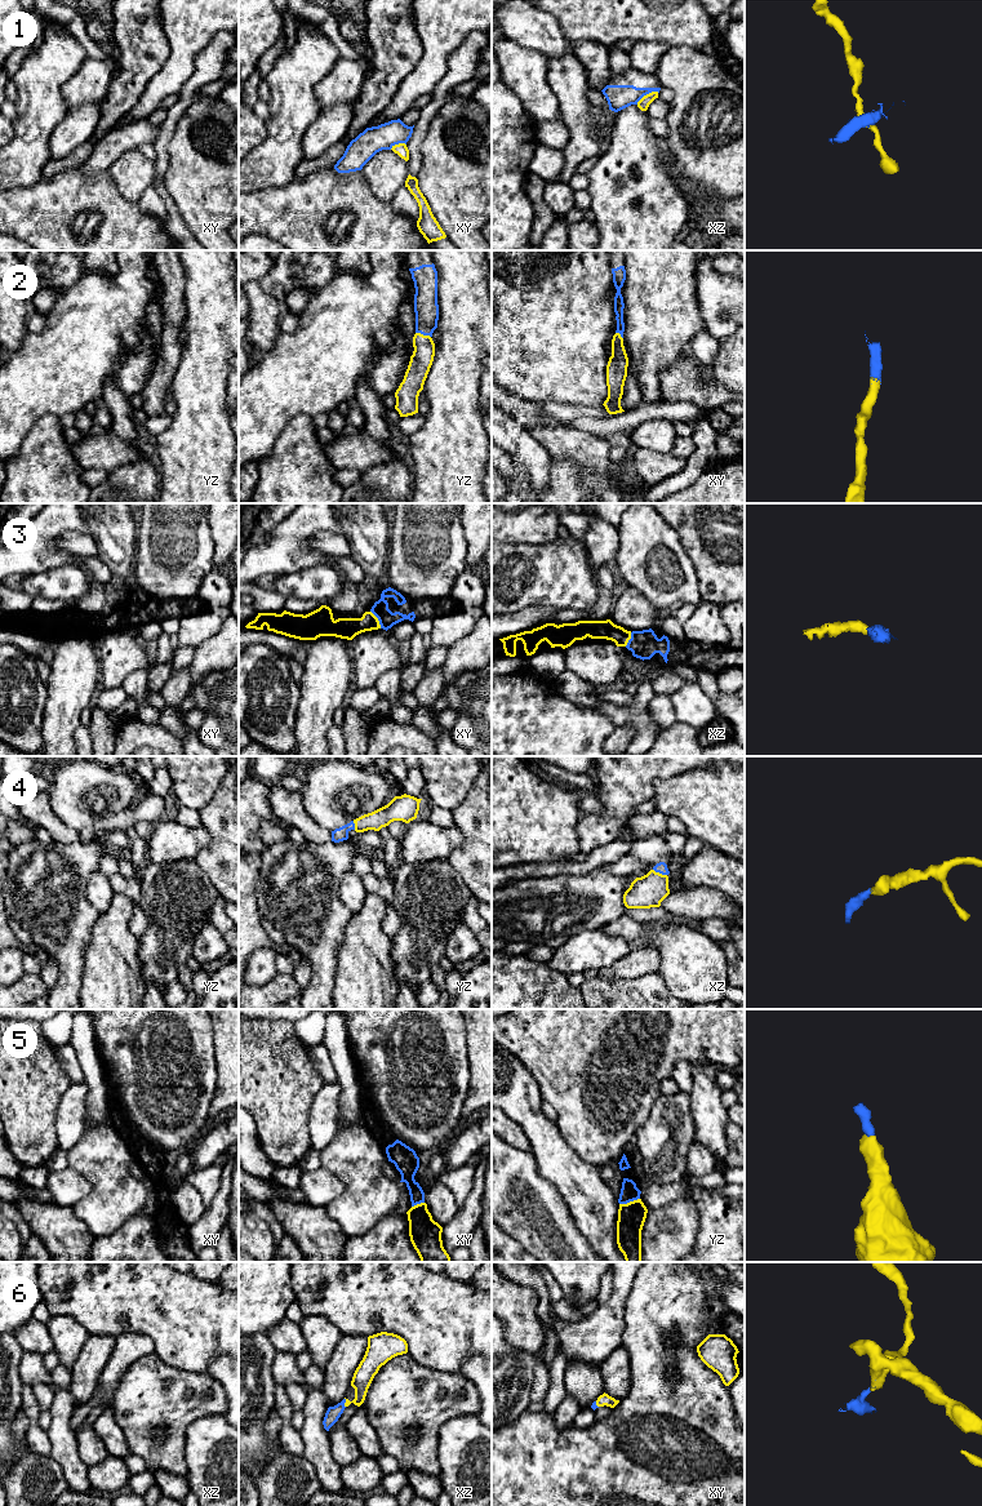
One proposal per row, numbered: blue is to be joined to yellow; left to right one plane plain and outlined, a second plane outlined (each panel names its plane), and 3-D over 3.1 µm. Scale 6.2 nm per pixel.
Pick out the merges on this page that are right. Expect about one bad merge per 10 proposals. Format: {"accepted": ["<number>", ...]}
{"accepted": ["2", "3", "4", "5", "6"]}

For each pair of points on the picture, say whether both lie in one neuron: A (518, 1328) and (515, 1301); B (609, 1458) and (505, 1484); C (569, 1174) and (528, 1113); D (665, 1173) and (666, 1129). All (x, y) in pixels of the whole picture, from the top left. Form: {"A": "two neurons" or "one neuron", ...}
{"A": "one neuron", "B": "one neuron", "C": "one neuron", "D": "one neuron"}

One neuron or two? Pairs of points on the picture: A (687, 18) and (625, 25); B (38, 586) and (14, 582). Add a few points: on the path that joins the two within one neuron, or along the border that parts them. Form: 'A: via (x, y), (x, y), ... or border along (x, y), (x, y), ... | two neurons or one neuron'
A: via (671, 18), (640, 18) | one neuron
B: border along (20, 576), (21, 591) | two neurons

